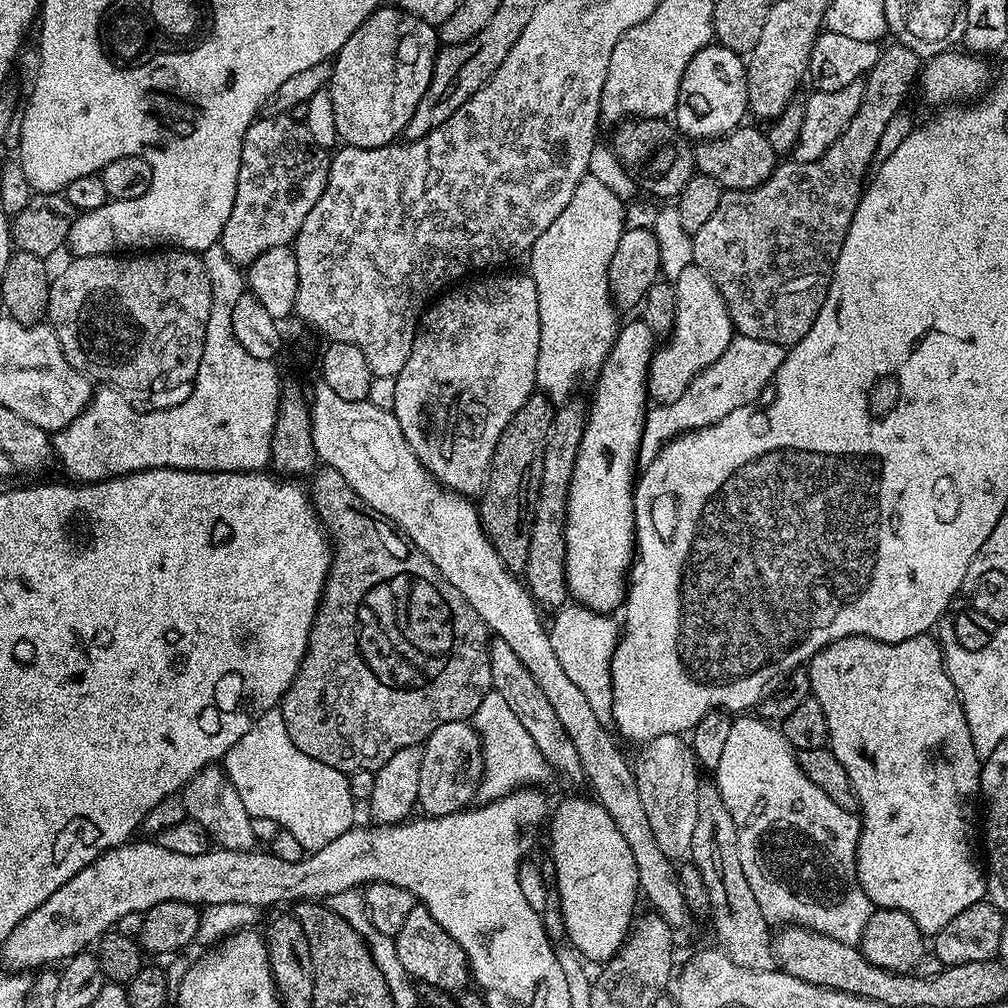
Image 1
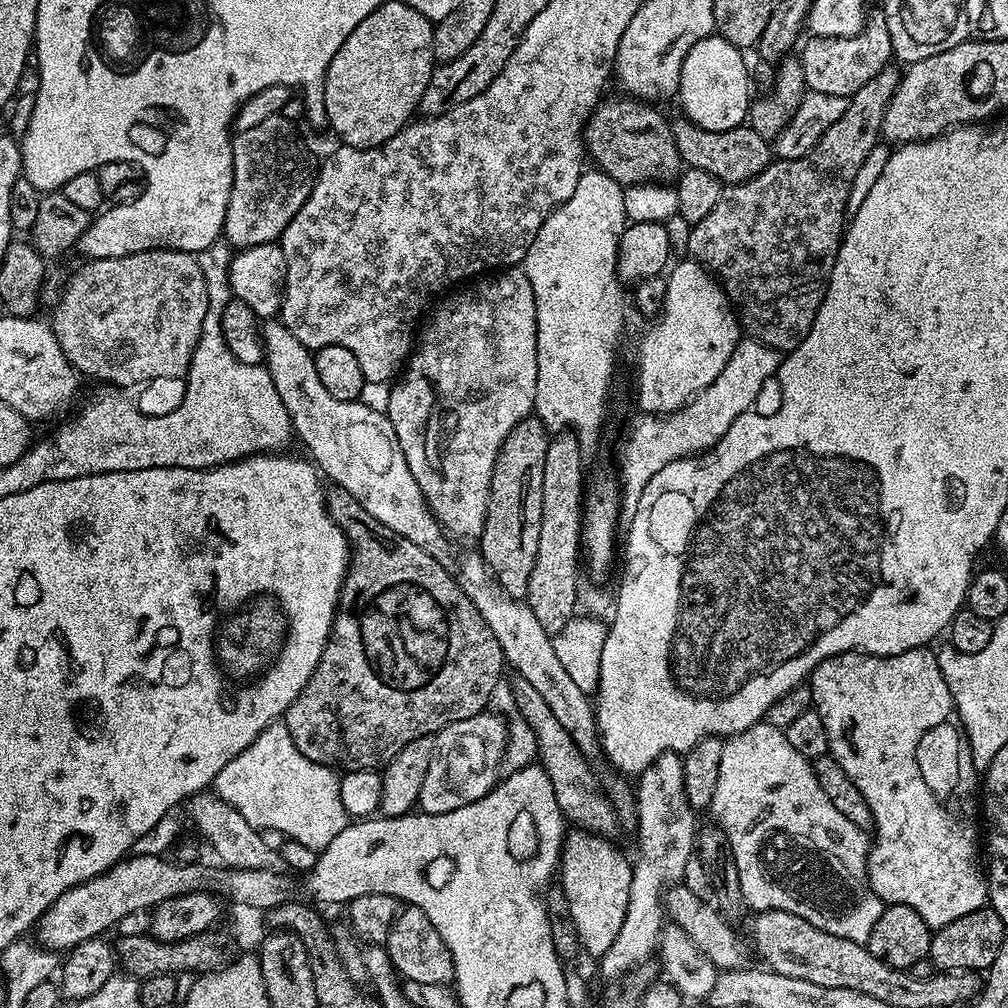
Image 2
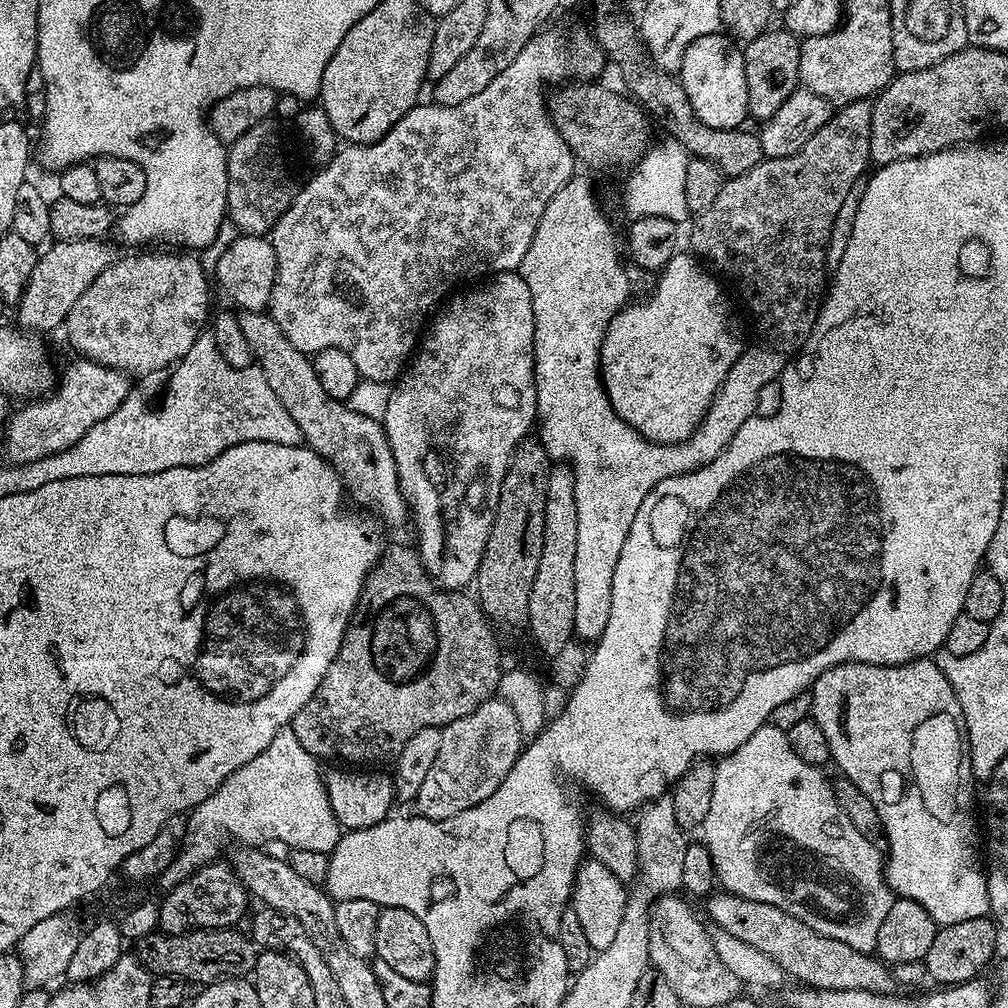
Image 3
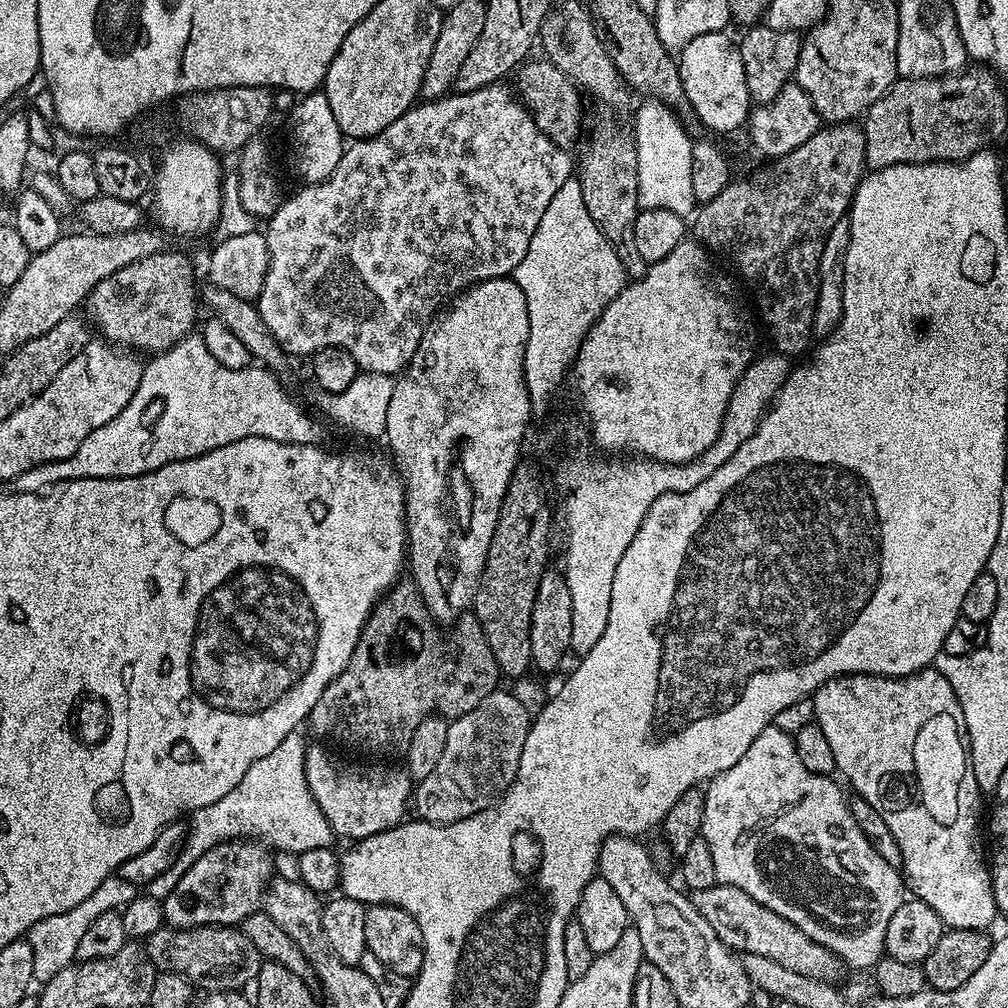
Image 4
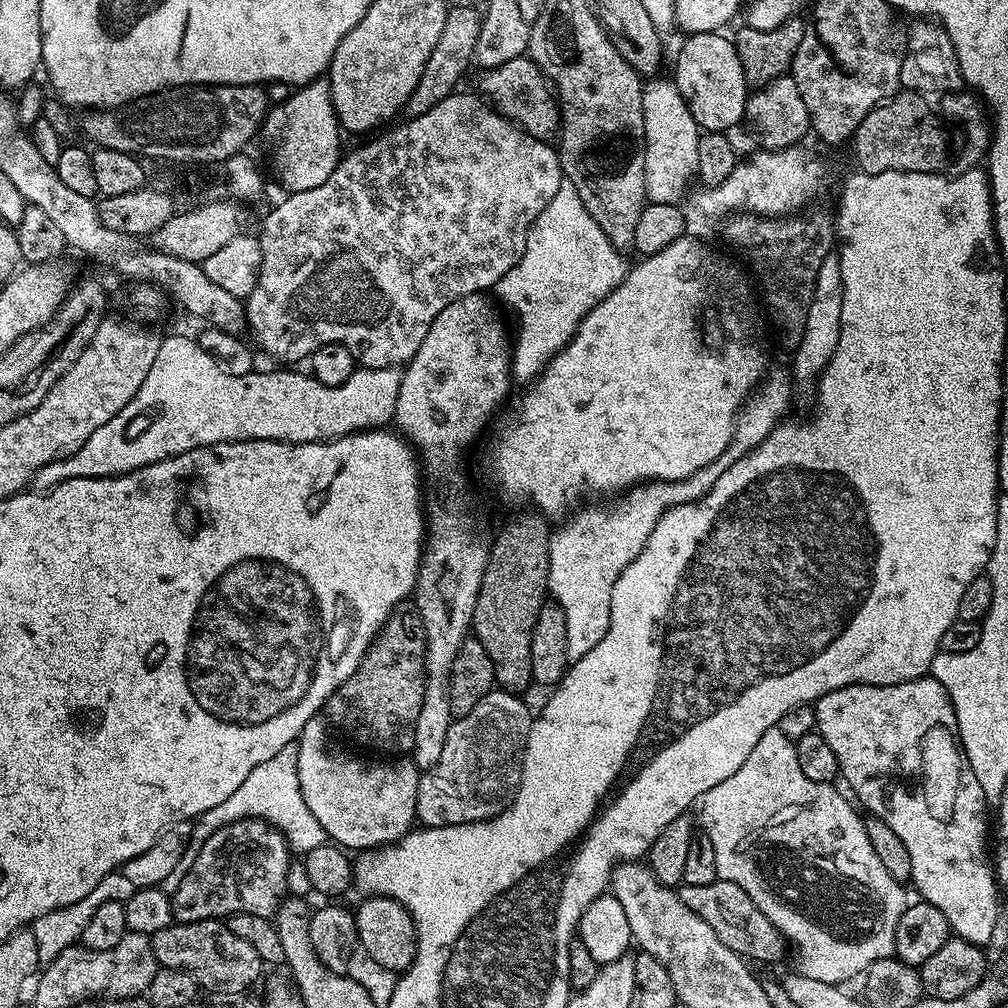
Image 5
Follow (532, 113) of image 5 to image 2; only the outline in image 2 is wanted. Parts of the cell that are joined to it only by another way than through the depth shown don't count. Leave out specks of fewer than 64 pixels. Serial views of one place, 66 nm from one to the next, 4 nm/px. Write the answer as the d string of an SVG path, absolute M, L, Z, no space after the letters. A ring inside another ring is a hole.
M601 99L589 116L582 139L591 163L593 160L599 171L622 186L671 181L681 171L682 161L669 117L664 117L651 103L623 99Z

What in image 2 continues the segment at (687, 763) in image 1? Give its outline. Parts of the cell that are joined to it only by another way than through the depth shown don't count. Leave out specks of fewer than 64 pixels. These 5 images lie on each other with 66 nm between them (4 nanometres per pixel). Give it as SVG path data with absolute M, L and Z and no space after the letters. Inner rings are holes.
M663 752L645 772L639 773L638 780L640 780L640 785L637 783L634 788L636 793L634 839L640 843L640 857L632 864L630 902L626 910L626 918L622 918L622 927L618 930L618 938L614 938L614 942L610 942L610 950L606 950L598 960L600 972L608 979L608 982L627 976L639 964L649 963L660 943L660 930L666 923L666 913L662 903L666 886L676 886L683 881L686 862L690 862L690 858L698 848L697 813L688 805L686 798L683 759L675 752Z

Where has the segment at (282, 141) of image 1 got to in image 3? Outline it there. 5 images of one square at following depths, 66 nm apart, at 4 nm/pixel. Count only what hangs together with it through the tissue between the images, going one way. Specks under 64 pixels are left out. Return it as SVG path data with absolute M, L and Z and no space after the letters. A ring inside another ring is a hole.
M269 118L258 122L242 138L231 141L228 150L228 215L227 219L245 236L267 237L273 226L292 205L298 183L288 169L288 156L280 141L277 121Z

